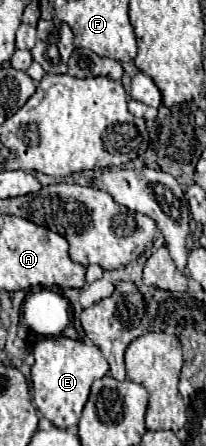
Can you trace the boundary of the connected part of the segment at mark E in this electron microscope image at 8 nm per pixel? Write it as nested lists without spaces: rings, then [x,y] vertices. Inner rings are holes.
[[[55,337],[55,339],[39,339],[33,347],[35,365],[31,367],[31,381],[33,381],[33,403],[47,417],[55,427],[67,429],[77,425],[81,411],[87,403],[91,383],[109,371],[109,363],[105,355],[91,343],[69,339],[69,337]]]

